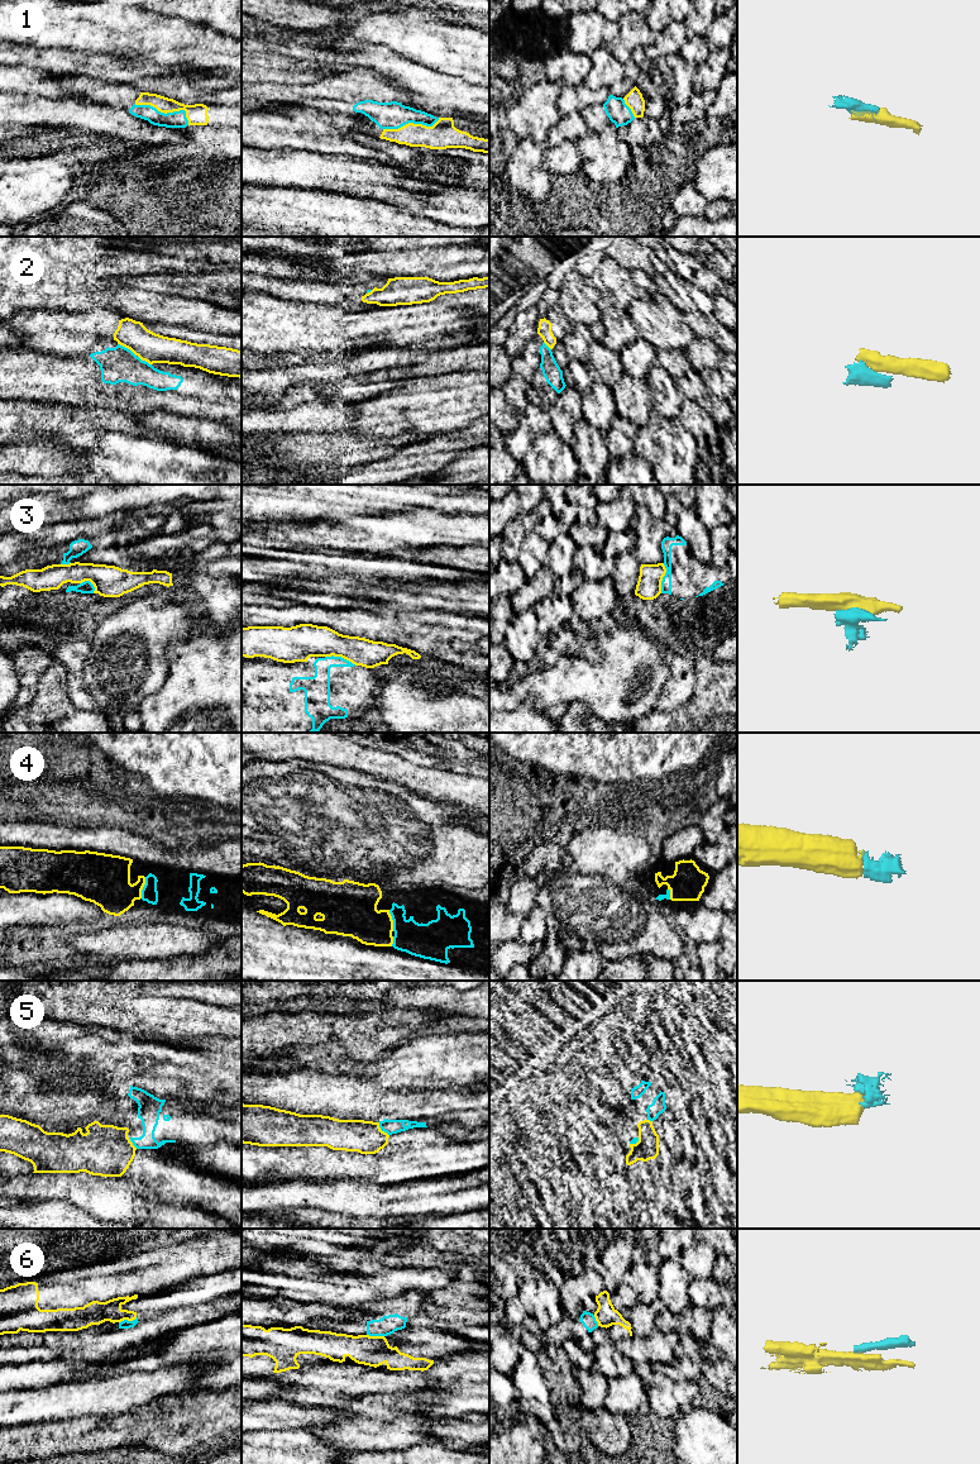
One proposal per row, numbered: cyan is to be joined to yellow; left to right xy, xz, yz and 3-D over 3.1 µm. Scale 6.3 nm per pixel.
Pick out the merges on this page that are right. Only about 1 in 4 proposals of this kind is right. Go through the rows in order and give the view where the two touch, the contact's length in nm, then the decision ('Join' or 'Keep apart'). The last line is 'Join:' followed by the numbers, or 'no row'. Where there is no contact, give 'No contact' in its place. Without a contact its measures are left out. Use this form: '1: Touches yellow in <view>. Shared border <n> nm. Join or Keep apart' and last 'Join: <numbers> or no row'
1: Touches yellow in xy. Shared border 380 nm. Join
2: Touches yellow in xy. Shared border 150 nm. Keep apart
3: Touches yellow in xz. Shared border 200 nm. Keep apart
4: Touches yellow in xy. Shared border 140 nm. Join
5: Touches yellow in xz. Shared border 110 nm. Keep apart
6: Touches yellow in xy. Shared border 120 nm. Keep apart
Join: 1, 4

